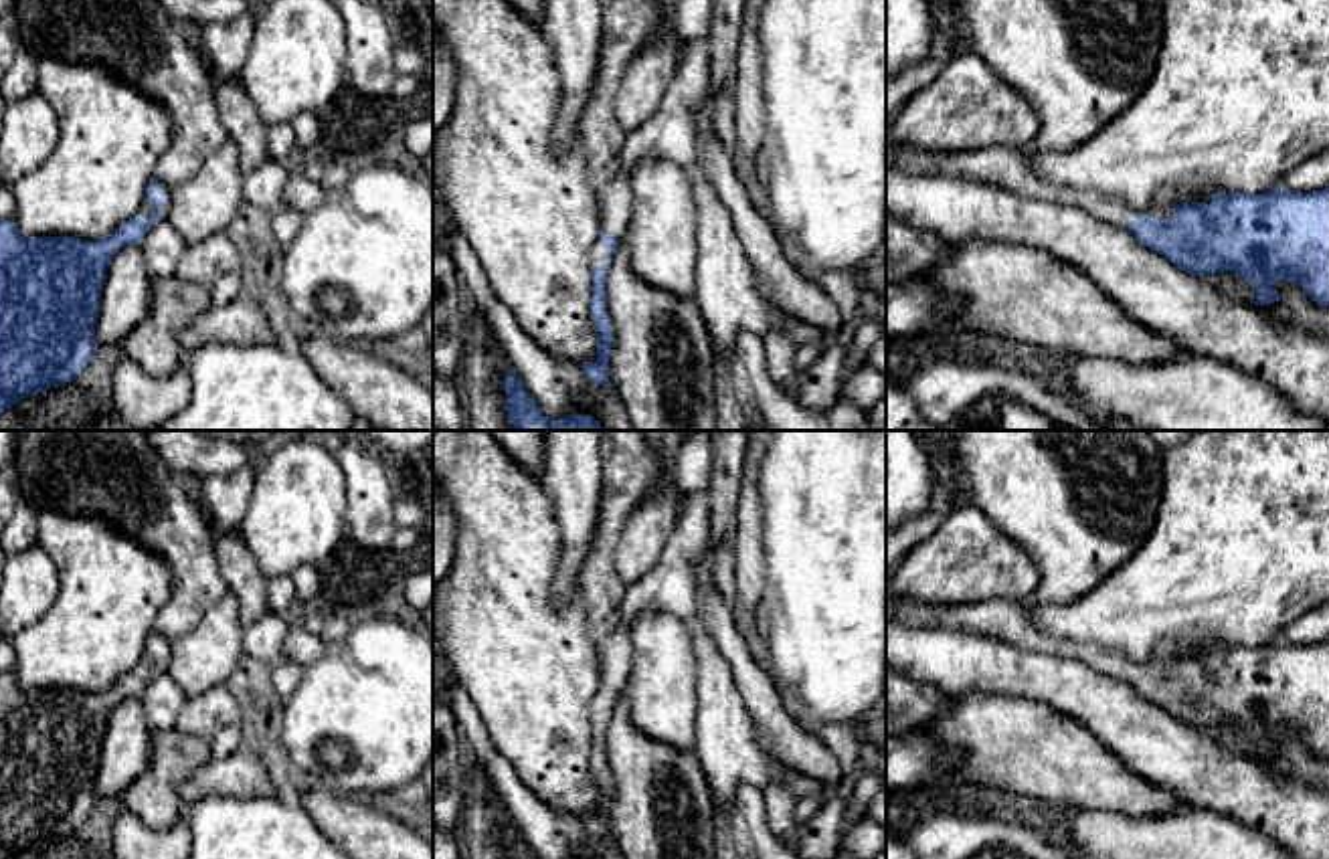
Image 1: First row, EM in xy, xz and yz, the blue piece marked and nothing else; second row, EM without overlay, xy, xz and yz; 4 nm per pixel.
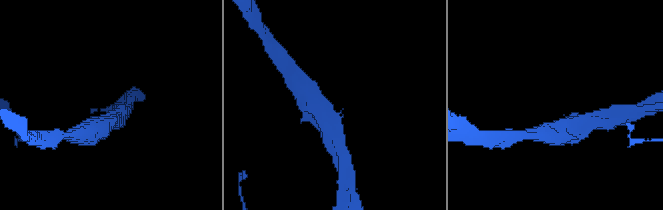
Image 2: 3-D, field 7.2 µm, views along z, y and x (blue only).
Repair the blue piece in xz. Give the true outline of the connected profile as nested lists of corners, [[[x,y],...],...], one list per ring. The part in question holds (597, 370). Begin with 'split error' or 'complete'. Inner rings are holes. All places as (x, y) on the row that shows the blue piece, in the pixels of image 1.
split error; [[[601,0],[597,77],[579,123],[589,154],[591,184],[603,202],[601,234],[591,251],[597,360],[581,368],[601,386],[611,386],[613,348],[605,283],[617,243],[627,230],[631,204],[631,172],[619,158],[625,135],[615,121],[615,95],[633,57],[657,36],[657,24],[653,0]]]

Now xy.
split error; [[[152,180],[146,200],[136,216],[125,220],[109,236],[83,241],[75,236],[26,238],[18,232],[14,218],[0,220],[0,412],[28,396],[53,386],[77,380],[95,358],[95,323],[99,317],[101,291],[111,257],[127,247],[142,245],[150,226],[170,212],[170,188]]]

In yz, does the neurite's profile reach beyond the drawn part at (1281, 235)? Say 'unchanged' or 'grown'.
grown

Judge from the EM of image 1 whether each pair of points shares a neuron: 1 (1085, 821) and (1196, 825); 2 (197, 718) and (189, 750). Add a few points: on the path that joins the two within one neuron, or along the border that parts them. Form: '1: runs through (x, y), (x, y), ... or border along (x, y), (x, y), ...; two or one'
1: runs through (1113, 835), (1168, 835); one
2: border along (174, 726), (207, 742); two

